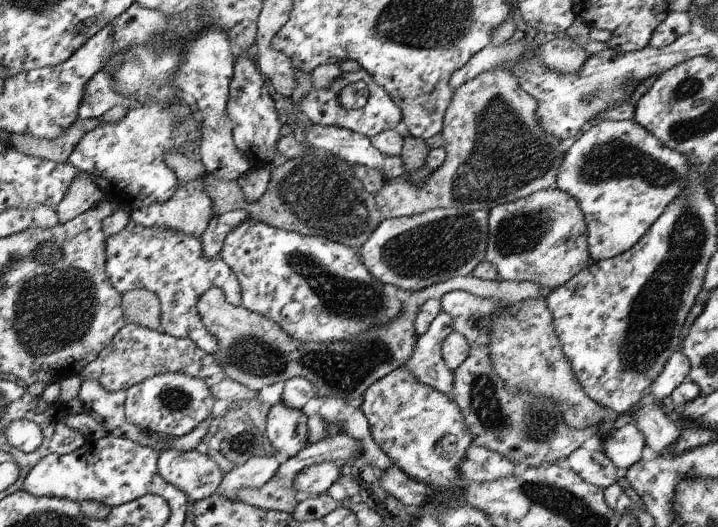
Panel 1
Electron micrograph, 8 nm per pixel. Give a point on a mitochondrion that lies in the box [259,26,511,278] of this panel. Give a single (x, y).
(318, 196)

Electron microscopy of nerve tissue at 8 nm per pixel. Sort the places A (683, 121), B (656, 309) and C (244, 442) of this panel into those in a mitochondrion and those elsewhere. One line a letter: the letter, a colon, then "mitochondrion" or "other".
A: mitochondrion
B: mitochondrion
C: mitochondrion

